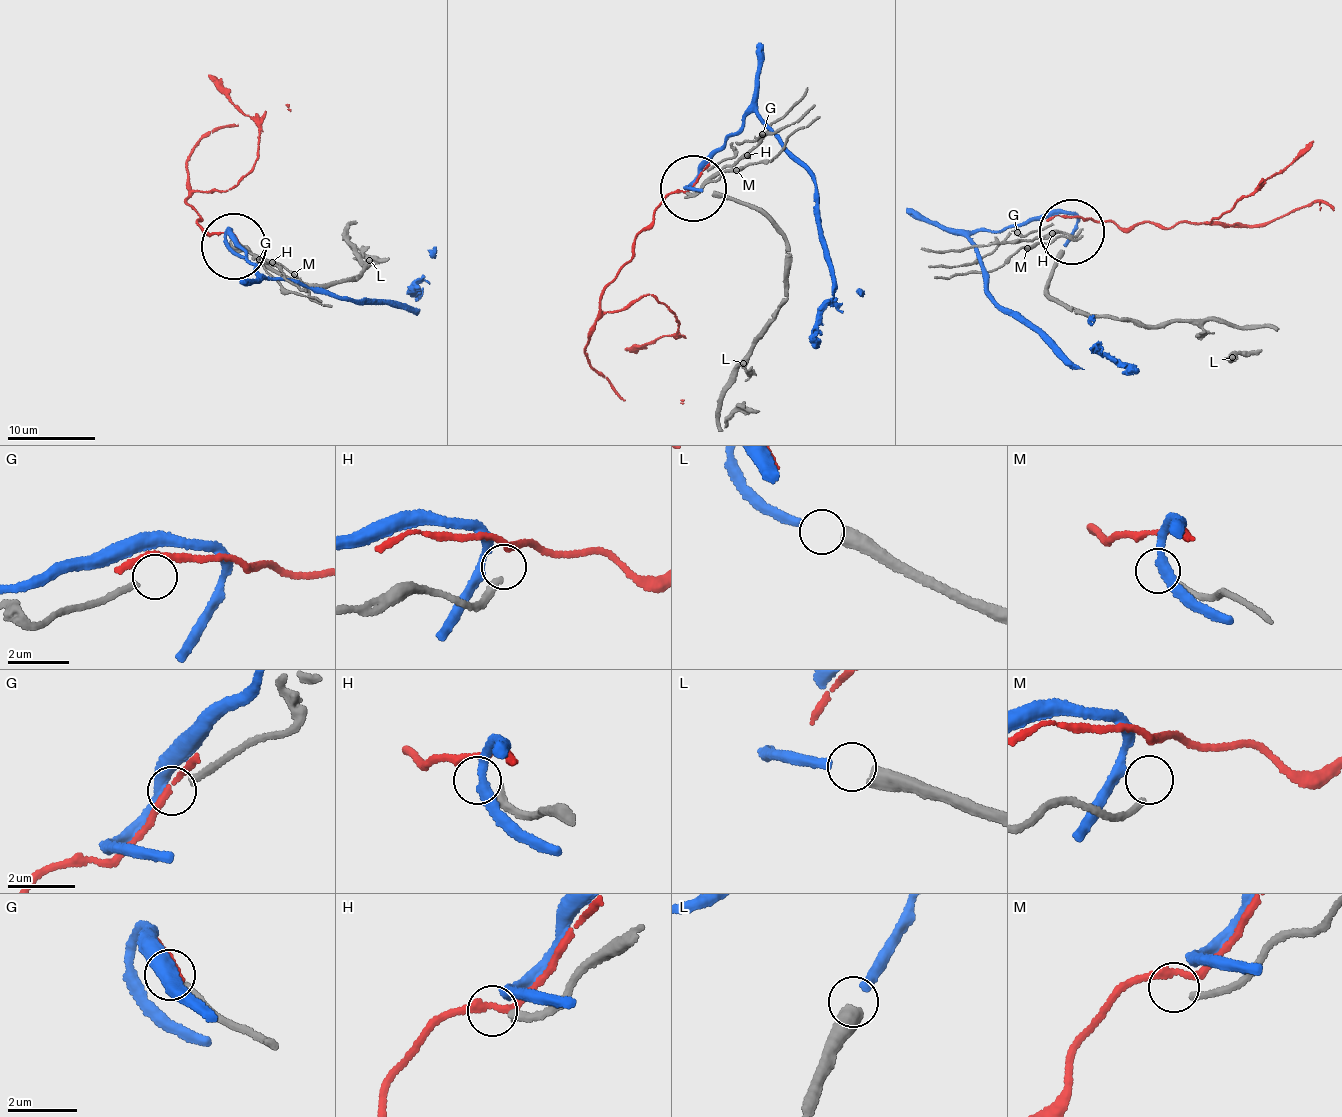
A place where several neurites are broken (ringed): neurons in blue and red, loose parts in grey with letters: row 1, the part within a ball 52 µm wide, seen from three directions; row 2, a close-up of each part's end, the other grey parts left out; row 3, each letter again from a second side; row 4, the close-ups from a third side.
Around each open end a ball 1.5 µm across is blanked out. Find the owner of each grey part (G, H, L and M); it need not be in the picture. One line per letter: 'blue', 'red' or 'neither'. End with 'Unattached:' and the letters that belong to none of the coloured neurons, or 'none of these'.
G: neither
H: neither
L: blue
M: neither
Unattached: G, H, M

